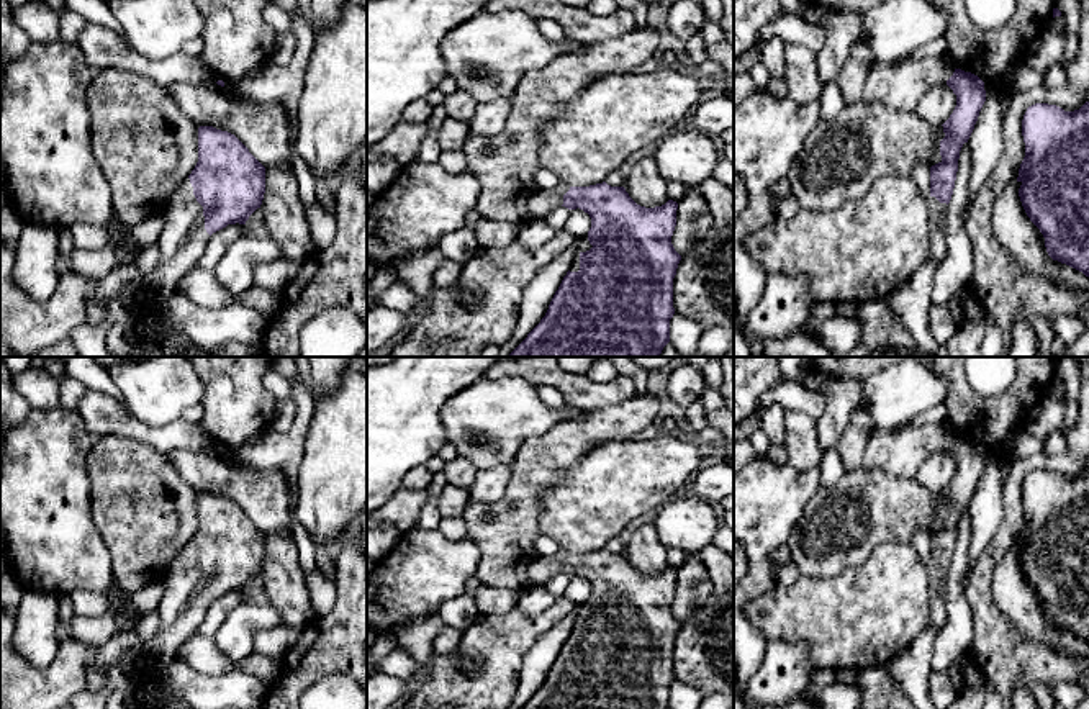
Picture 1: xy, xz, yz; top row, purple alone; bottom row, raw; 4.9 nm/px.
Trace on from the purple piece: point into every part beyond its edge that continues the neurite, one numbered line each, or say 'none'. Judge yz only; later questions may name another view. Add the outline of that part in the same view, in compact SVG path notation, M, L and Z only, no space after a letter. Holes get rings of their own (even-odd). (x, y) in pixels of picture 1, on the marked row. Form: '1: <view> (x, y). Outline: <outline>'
1: yz (937, 212). Outline: M935 196L929 198L929 226L930 226L930 254L929 259L935 262L942 262L947 252L947 203L940 203Z

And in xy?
1: xy (182, 239). Outline: M185 178L159 210L164 218L157 247L159 262L144 277L141 293L134 298L146 314L159 314L164 301L177 291L178 282L193 269L210 239L205 229L203 206Z

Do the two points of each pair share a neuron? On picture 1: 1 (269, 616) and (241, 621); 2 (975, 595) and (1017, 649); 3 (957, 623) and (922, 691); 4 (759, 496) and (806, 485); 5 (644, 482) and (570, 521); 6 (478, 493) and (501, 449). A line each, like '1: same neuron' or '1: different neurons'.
1: same neuron
2: same neuron
3: different neurons
4: same neuron
5: same neuron
6: different neurons

